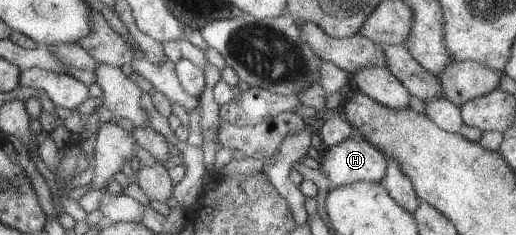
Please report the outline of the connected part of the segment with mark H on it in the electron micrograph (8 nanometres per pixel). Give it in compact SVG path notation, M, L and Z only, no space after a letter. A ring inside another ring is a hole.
M345 139L339 145L323 147L318 163L332 187L355 181L380 183L386 170L386 158L375 145L363 139Z

